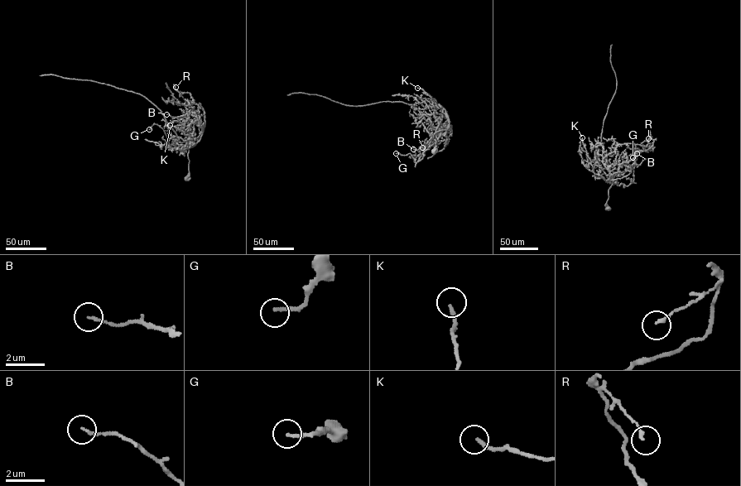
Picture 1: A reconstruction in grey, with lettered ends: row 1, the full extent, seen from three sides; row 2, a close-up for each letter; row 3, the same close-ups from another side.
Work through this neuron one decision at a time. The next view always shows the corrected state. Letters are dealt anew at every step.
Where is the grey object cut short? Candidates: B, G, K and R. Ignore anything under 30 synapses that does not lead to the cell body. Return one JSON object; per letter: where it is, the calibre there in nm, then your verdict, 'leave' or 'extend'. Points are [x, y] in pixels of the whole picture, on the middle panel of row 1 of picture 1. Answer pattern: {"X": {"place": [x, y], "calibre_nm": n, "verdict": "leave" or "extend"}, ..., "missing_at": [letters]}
{"B": {"place": [413, 149], "calibre_nm": 140, "verdict": "leave"}, "G": {"place": [396, 153], "calibre_nm": 170, "verdict": "leave"}, "K": {"place": [417, 88], "calibre_nm": 190, "verdict": "leave"}, "R": {"place": [422, 147], "calibre_nm": 140, "verdict": "leave"}, "missing_at": []}

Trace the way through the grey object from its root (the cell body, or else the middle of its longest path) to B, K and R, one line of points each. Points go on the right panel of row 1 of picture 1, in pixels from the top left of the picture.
B: (608, 207), (609, 176), (618, 175), (619, 156), (624, 151), (631, 161), (637, 153)
K: (608, 207), (606, 202), (613, 180), (610, 176), (608, 180), (606, 180), (585, 167), (591, 161), (582, 137)
R: (608, 207), (613, 180), (603, 158), (618, 144), (646, 146), (648, 138)

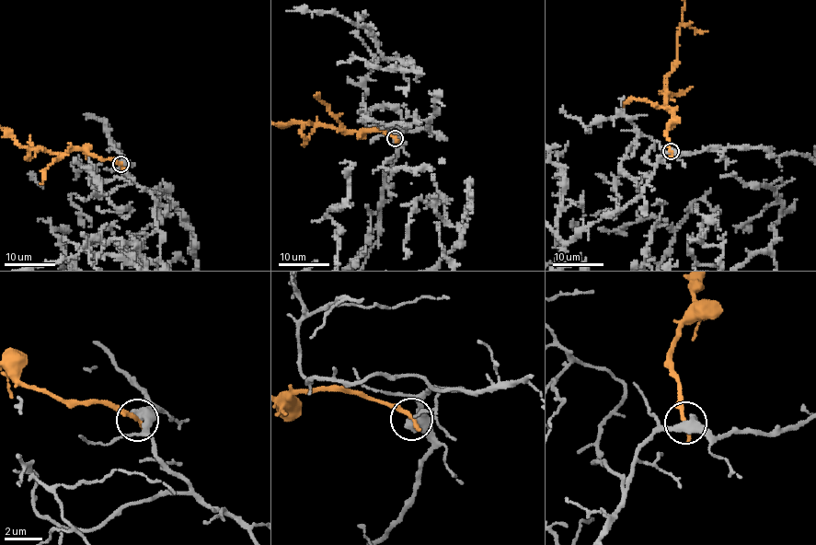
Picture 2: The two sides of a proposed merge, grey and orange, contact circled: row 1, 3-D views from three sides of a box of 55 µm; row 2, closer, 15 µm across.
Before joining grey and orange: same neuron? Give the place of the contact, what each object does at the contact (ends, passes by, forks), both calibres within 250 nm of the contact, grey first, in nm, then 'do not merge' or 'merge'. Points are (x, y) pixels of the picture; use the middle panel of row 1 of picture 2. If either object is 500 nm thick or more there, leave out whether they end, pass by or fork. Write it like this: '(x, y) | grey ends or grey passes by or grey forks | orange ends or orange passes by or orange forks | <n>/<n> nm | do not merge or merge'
(395, 138) | 500/280 nm | do not merge

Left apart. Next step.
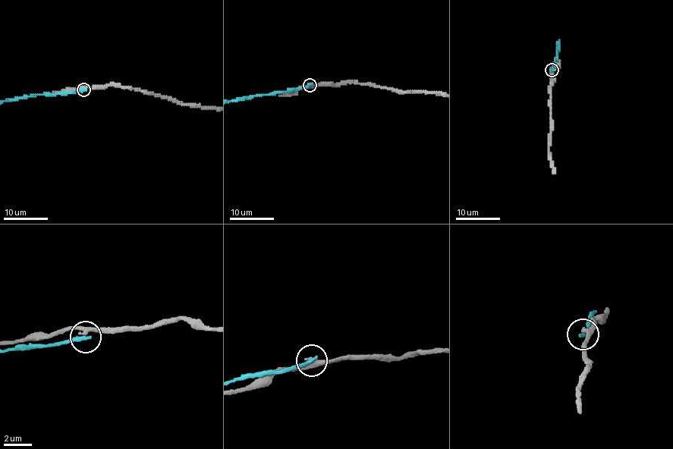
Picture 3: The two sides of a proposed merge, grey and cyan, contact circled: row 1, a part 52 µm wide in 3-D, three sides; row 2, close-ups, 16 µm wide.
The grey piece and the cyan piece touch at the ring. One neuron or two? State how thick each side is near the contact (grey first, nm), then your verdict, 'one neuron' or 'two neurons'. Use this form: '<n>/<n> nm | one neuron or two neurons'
300/280 nm | two neurons

